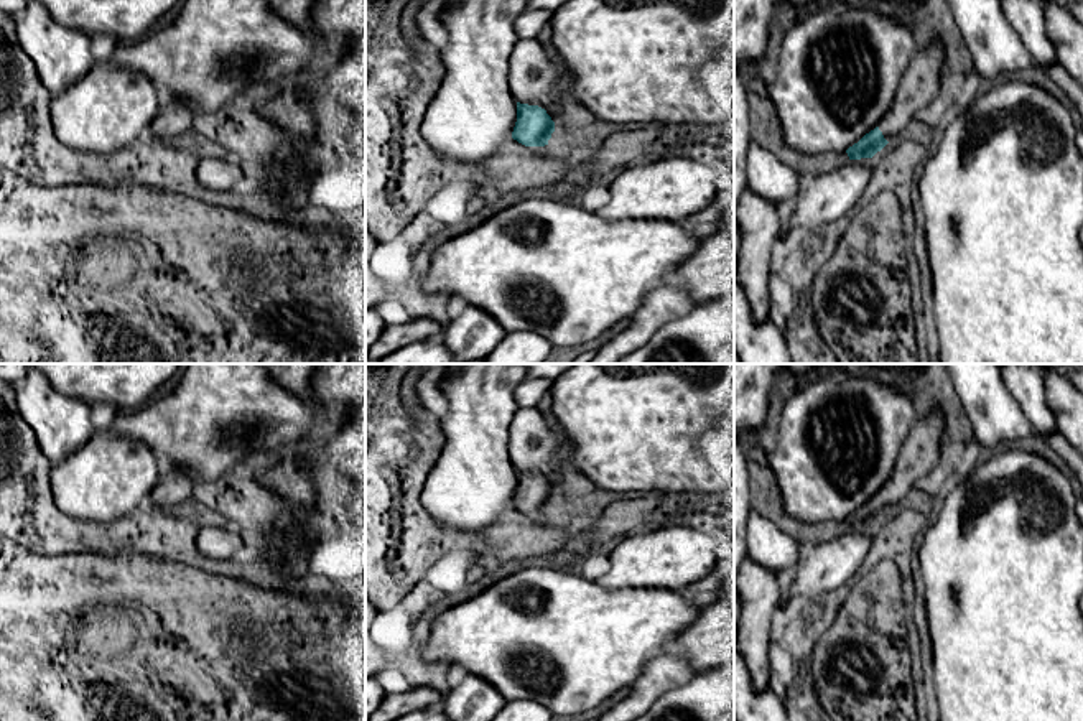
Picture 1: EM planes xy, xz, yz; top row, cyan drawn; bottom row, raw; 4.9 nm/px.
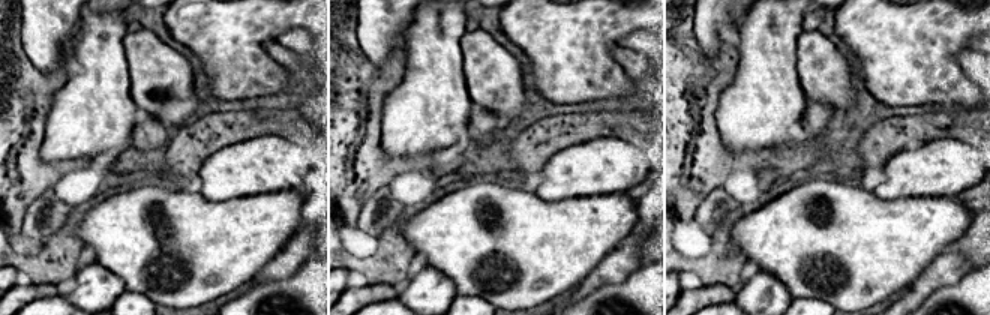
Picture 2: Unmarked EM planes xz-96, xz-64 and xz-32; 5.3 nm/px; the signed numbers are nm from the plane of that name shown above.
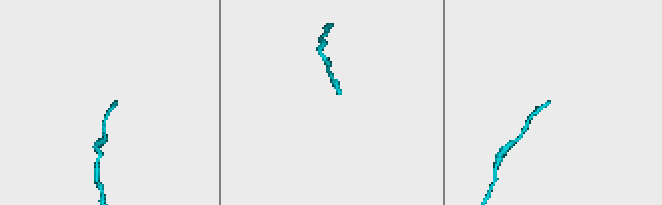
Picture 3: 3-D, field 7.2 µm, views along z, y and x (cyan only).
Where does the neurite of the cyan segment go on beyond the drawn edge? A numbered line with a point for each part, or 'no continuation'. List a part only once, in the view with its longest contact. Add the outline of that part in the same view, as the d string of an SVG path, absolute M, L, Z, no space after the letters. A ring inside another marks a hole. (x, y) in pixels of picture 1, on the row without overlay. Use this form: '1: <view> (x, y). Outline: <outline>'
1: yz (919, 455). Outline: M940 410L915 420L892 474L879 491L879 499L889 512L912 502L917 481L937 466L945 446L943 430L945 416Z

